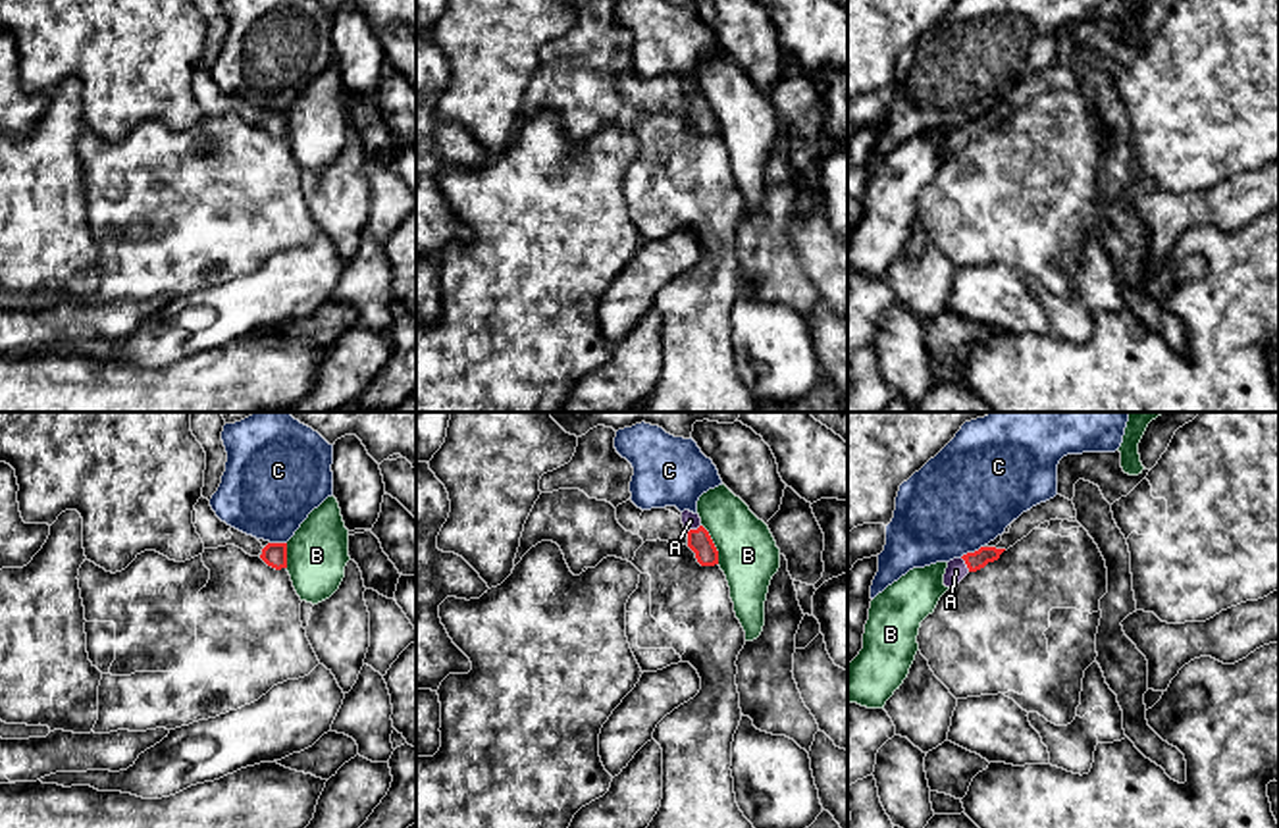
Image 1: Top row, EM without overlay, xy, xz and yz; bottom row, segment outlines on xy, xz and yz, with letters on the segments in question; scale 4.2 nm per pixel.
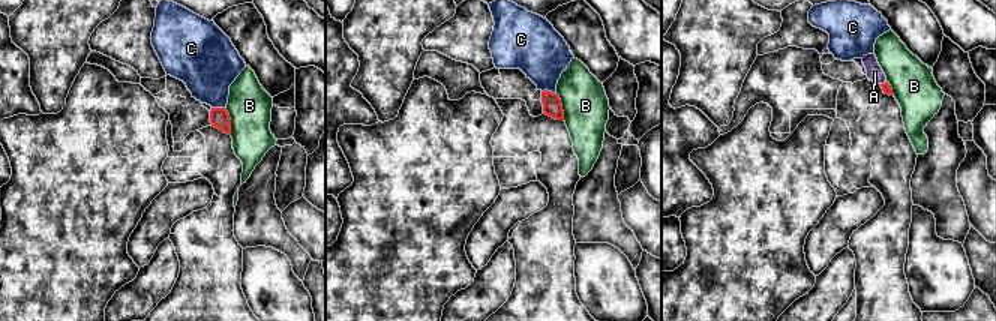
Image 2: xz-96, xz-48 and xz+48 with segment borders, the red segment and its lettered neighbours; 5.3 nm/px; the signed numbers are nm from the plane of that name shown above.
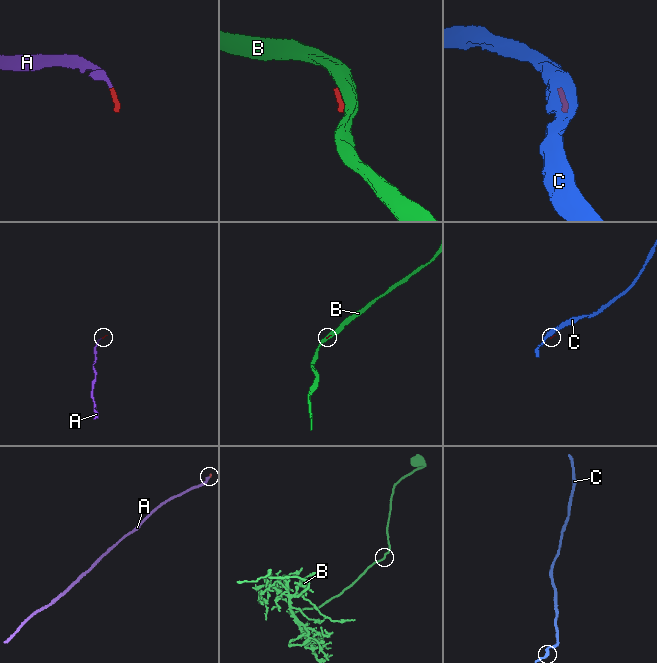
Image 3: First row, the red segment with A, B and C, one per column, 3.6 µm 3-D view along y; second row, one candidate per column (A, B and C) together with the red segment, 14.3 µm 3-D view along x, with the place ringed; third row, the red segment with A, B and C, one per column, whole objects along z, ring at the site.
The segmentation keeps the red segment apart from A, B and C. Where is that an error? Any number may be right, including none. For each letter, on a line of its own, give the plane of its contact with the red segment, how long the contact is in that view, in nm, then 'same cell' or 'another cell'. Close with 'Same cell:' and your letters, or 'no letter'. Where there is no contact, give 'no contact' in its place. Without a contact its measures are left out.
A: meets red in yz; contact 70 nm long; same cell
B: meets red in xz; contact 180 nm long; another cell
C: meets red in yz; contact 120 nm long; another cell
Same cell: A

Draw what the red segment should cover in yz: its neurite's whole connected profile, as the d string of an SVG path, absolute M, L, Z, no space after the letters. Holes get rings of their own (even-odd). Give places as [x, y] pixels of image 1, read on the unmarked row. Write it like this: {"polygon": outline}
{"polygon": "M980 116L975 121L967 121L961 127L953 127L948 131L946 142L944 142L944 154L953 156L959 152L969 141L977 141L984 137L988 131L994 131L1000 127L1000 123L1005 117L996 116Z"}

